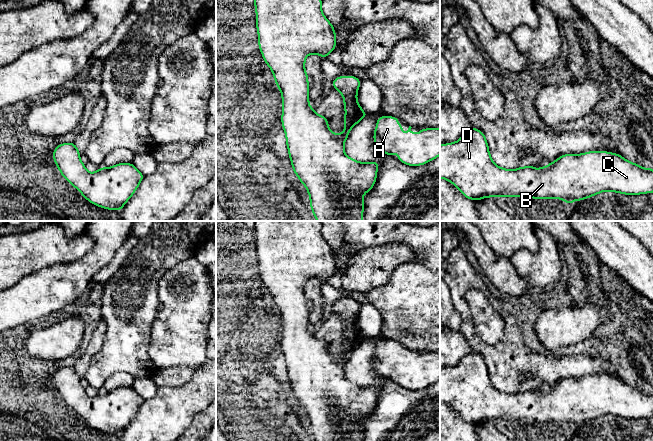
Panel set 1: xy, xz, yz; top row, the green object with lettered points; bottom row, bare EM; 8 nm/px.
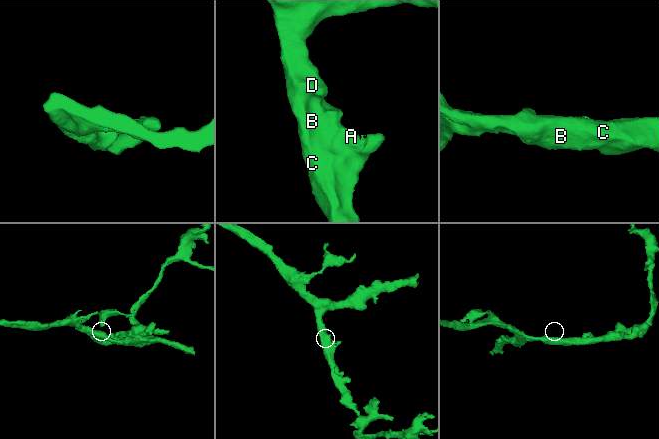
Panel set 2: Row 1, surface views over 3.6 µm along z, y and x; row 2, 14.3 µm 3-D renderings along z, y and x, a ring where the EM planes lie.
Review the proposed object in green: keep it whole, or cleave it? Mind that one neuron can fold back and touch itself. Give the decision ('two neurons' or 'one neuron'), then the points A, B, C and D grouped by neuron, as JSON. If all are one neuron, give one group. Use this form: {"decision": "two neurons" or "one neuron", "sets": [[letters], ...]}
{"decision": "one neuron", "sets": [["A", "B", "C", "D"]]}

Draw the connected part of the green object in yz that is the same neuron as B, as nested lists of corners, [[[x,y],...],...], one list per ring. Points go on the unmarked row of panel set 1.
[[[471,351],[453,367],[440,369],[440,402],[456,410],[464,421],[474,425],[487,421],[527,421],[535,423],[562,423],[567,428],[584,424],[604,415],[625,419],[653,416],[653,393],[641,391],[617,377],[589,375],[583,378],[565,378],[540,393],[532,389],[509,394],[497,390],[490,380],[485,359]]]

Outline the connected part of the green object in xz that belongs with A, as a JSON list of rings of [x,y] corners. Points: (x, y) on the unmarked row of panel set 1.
[[[381,340],[377,343],[374,355],[374,368],[384,378],[392,380],[395,377],[405,377],[396,383],[408,390],[424,389],[440,379],[440,352],[419,353],[417,360],[409,350],[407,361],[401,360],[404,352],[399,349],[399,343],[391,340]]]

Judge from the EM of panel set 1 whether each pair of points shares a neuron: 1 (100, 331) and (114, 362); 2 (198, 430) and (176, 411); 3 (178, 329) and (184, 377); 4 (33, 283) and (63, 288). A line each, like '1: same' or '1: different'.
1: different
2: different
3: different
4: same

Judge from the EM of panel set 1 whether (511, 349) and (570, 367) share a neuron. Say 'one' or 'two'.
one

